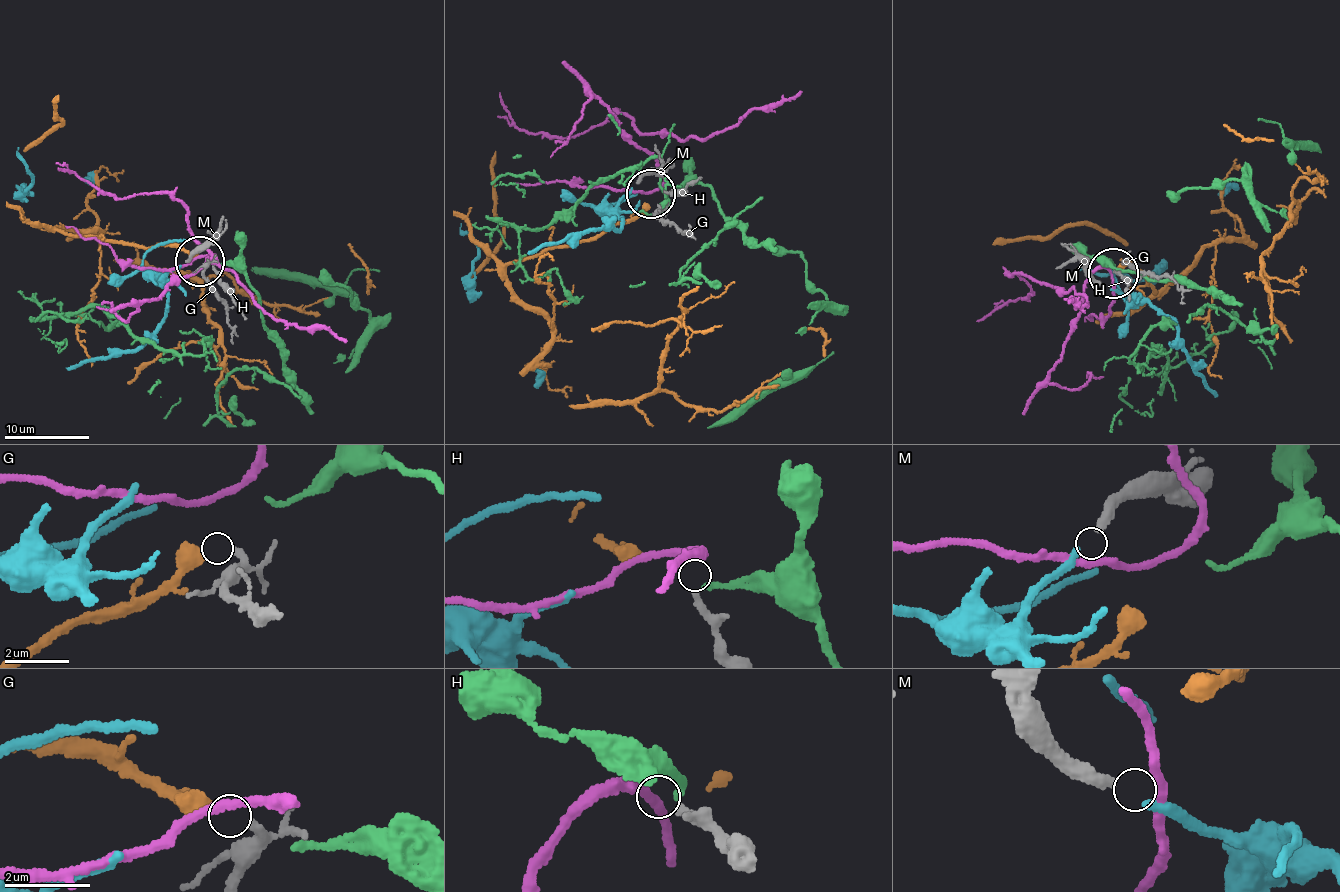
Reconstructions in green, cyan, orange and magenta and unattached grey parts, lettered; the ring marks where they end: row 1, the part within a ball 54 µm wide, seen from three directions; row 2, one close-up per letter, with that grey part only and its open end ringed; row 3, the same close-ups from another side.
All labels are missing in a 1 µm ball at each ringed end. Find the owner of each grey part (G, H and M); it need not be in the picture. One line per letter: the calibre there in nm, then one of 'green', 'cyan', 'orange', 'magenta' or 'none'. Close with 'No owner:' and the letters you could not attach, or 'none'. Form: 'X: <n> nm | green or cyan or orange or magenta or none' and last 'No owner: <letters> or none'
G: 160 nm | orange
H: 220 nm | magenta
M: 300 nm | cyan
No owner: none

